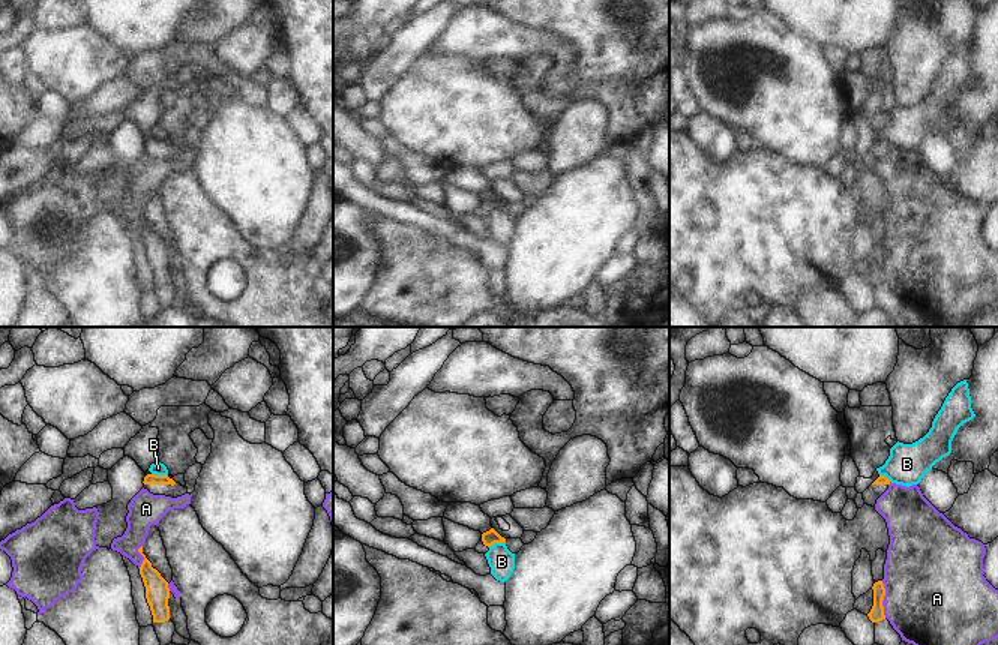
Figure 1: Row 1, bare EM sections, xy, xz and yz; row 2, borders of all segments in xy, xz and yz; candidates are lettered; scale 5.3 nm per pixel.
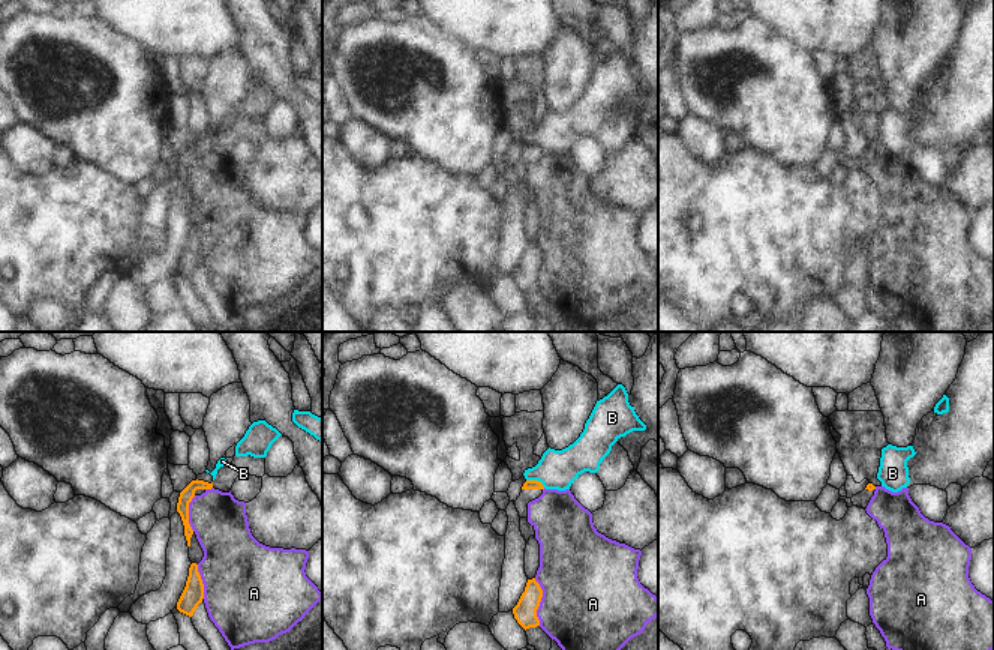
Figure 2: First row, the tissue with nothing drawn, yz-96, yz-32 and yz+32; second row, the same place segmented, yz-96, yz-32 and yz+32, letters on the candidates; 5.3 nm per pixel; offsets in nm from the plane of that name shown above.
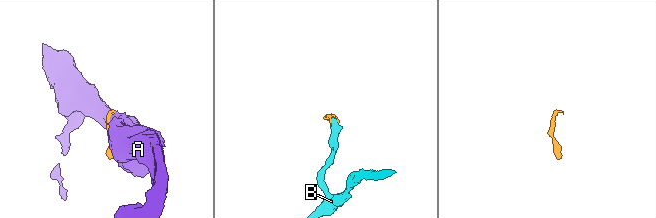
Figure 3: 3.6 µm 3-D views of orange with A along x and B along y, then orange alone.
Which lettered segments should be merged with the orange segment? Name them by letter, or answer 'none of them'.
none of them

